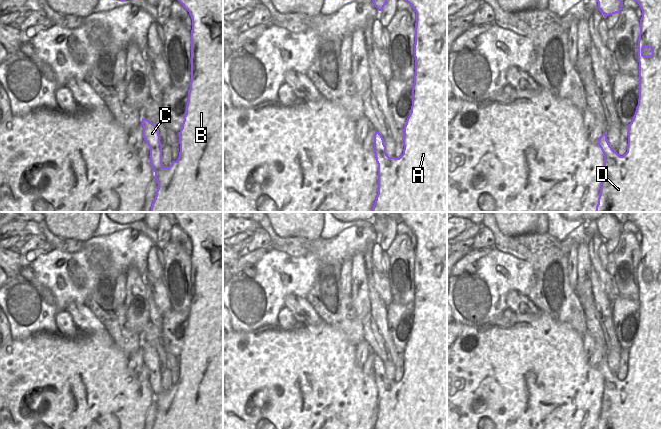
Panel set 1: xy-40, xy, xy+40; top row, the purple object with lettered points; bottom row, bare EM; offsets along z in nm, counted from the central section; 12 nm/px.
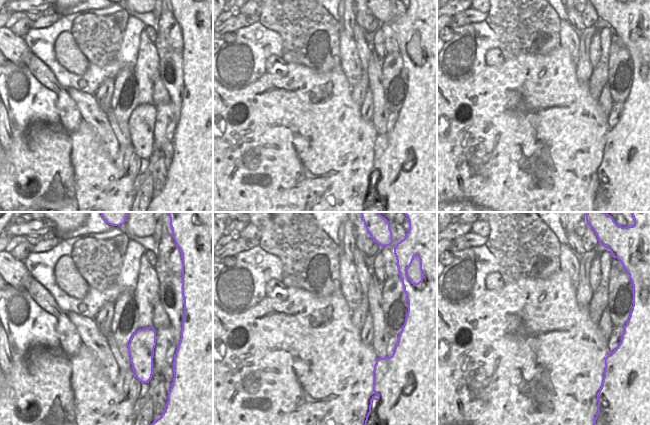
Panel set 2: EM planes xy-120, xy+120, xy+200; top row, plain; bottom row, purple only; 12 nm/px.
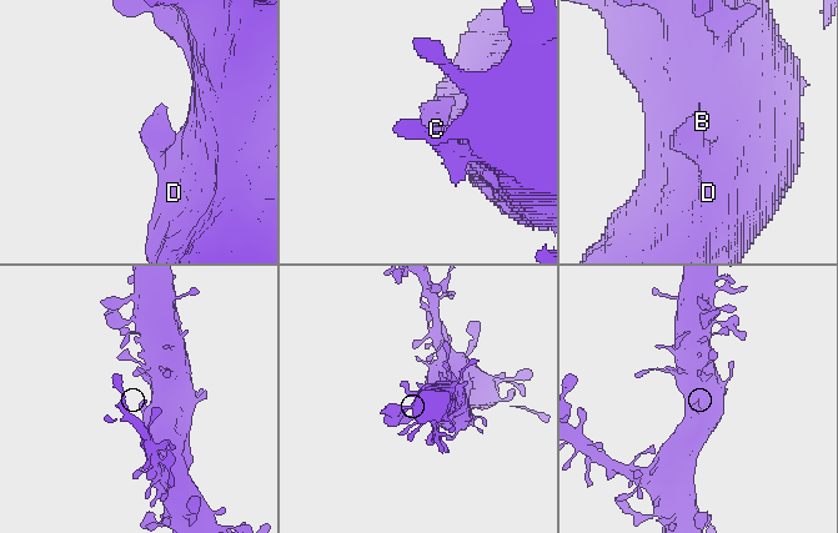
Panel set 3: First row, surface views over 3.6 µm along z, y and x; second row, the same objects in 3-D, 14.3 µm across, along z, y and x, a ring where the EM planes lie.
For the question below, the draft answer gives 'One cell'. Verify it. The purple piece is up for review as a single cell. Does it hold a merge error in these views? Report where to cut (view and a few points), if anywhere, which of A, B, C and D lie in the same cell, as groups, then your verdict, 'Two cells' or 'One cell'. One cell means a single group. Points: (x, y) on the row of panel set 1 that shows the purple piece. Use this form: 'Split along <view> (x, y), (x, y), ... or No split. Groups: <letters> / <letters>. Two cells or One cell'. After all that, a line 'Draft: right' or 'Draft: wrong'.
No split. Groups: A B C D. One cell
Draft: right

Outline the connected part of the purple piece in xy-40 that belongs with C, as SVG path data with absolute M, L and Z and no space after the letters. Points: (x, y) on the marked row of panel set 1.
M178 0L189 12L192 19L191 30L191 82L188 90L188 102L186 114L179 132L180 152L177 161L173 161L169 167L162 165L162 144L159 130L149 120L142 118L143 138L150 147L150 162L155 172L158 183L155 199L150 212L223 212L223 0Z

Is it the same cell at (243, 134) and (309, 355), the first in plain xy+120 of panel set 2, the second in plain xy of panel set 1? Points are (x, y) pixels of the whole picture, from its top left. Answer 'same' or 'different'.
same

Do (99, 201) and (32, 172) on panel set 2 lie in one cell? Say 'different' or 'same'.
same

